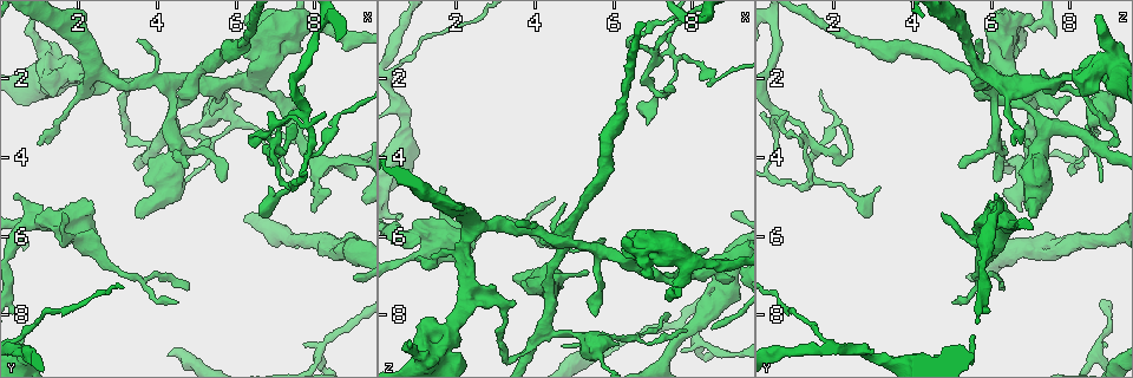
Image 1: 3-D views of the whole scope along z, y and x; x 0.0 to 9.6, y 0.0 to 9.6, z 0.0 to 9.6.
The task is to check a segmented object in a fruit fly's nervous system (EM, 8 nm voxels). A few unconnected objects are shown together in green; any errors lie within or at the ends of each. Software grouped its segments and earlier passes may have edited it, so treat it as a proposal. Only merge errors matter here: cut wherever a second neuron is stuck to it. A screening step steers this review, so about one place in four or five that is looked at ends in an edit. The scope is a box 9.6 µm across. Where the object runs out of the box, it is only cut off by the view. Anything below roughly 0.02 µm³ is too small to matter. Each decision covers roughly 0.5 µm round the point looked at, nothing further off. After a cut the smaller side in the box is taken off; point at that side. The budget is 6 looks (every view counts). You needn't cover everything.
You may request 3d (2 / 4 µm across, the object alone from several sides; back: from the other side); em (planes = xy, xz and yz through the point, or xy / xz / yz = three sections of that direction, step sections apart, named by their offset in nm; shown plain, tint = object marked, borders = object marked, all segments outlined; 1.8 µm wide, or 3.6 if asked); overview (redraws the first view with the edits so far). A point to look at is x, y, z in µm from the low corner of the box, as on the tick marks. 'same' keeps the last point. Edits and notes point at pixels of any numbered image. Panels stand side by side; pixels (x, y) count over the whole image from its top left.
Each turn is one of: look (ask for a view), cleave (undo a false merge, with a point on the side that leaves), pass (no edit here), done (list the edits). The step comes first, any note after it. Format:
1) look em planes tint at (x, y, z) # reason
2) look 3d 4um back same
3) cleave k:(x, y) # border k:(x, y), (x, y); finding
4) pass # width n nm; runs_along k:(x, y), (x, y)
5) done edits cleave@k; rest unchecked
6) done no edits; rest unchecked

look em planes tint at (2.25, 2.15, 7.60) # two arms at a narrow angle

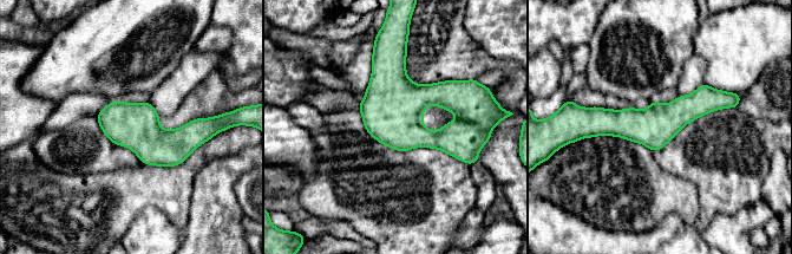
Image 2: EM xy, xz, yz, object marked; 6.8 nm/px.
pass # runs_along 2:(726, 103), (662, 122), (589, 122); continuous, no second neuron

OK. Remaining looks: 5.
look em planes tint at (7.00, 3.65, 1.30) # abrupt turn

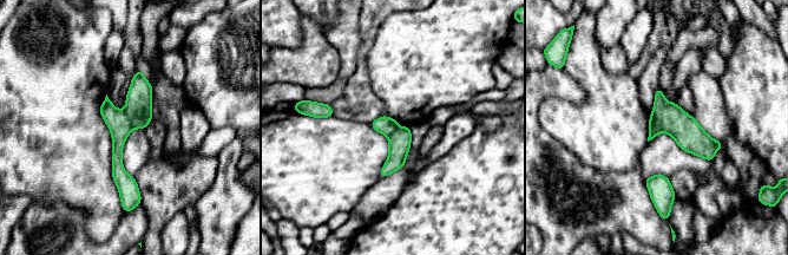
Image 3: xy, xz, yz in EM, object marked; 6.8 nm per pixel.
pass # runs_along 3:(139, 74), (117, 150), (135, 198); one neuron here

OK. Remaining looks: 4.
look em planes tint at (5.50, 2.75, 8.75) # abrupt turn

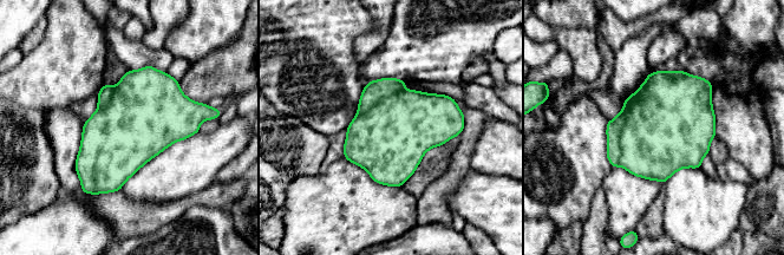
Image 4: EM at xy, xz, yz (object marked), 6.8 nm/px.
cleave 4:(657, 139) # border 4:(624, 106), (618, 164); a second neuron is stuck on

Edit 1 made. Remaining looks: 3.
done edits cleave@4; rest unchecked

